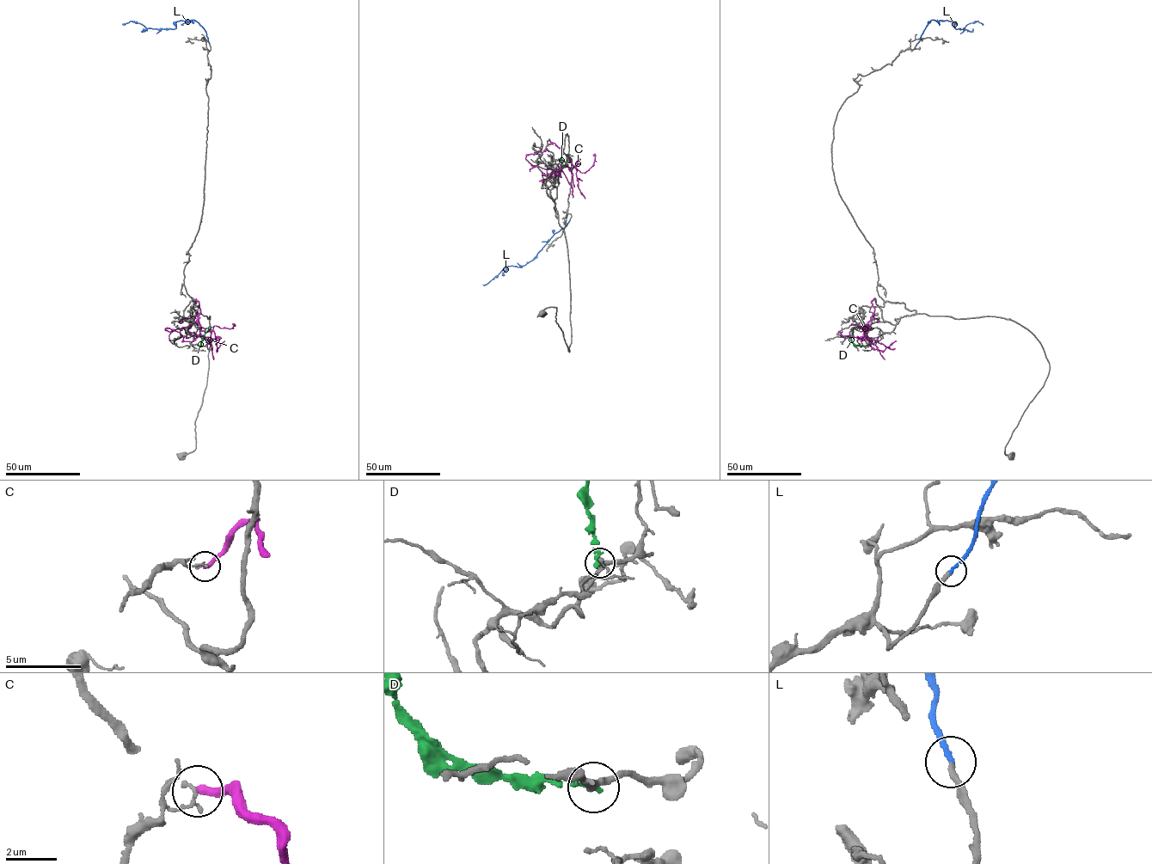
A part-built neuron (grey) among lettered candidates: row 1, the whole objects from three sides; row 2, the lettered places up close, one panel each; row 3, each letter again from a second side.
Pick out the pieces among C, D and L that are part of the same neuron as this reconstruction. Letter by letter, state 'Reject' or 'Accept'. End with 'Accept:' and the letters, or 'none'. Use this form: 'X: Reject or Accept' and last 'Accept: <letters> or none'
C: Reject
D: Reject
L: Accept
Accept: L

